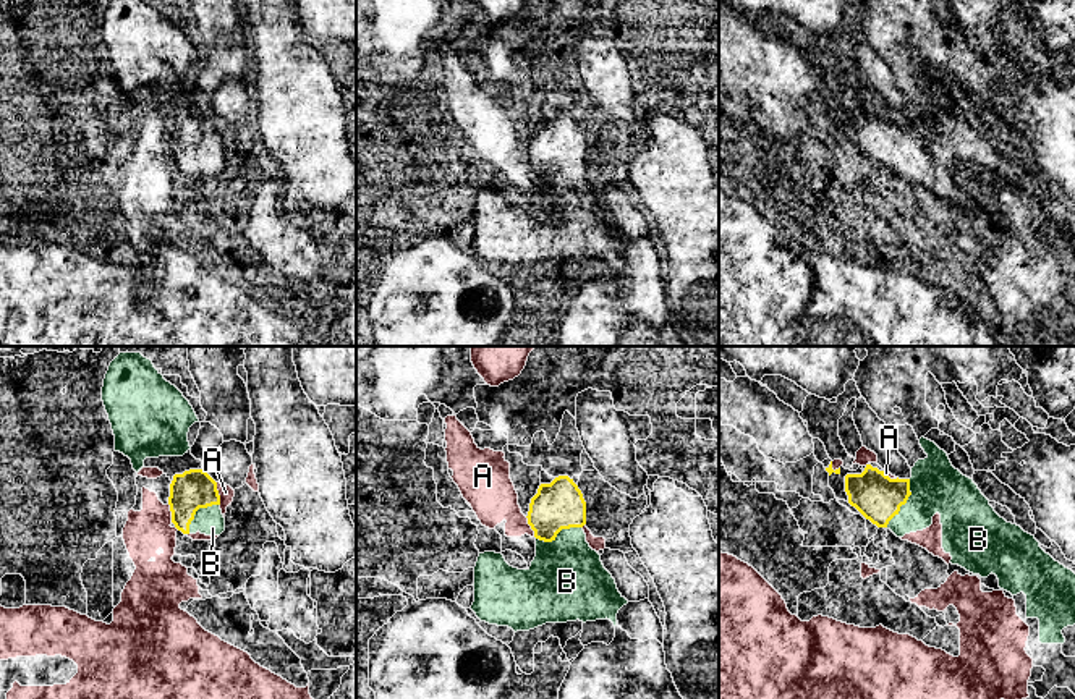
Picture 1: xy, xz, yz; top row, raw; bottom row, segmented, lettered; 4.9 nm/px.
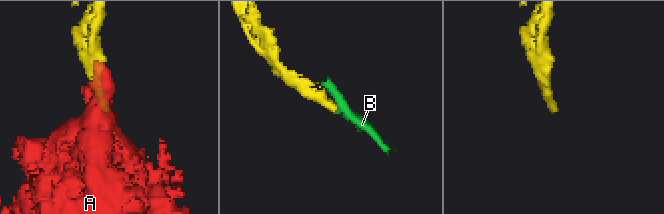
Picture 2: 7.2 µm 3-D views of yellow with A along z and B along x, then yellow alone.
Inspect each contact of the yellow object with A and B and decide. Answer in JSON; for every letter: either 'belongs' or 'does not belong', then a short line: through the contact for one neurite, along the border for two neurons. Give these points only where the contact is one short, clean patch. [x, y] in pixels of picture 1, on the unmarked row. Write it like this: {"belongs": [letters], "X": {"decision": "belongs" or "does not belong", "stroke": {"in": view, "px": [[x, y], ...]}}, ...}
{"belongs": ["B"], "A": {"decision": "does not belong"}, "B": {"decision": "belongs"}}

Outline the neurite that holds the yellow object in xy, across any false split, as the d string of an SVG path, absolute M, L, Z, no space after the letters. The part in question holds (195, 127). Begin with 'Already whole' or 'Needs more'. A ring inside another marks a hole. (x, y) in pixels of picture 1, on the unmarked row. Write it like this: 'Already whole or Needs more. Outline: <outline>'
Needs more. Outline: M202 107L173 113L168 142L172 160L185 173L199 168L214 175L225 168L217 120Z

